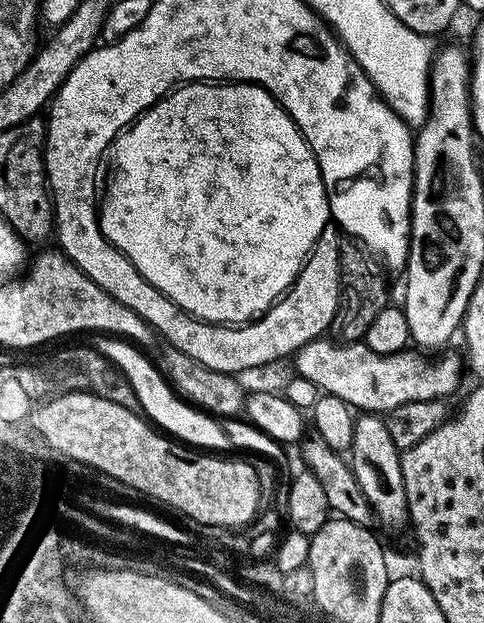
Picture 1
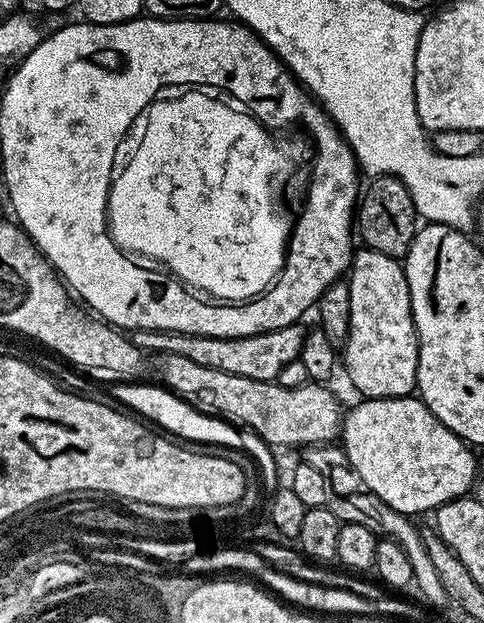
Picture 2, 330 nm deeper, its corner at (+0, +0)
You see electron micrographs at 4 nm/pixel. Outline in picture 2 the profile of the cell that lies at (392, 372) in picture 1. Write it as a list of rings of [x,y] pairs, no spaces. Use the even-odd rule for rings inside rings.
[[[299,323],[282,326],[273,332],[263,332],[242,338],[210,338],[181,332],[155,332],[154,330],[136,330],[131,333],[132,343],[145,353],[163,354],[173,352],[198,362],[198,366],[210,366],[210,370],[222,370],[226,374],[238,374],[242,378],[275,381],[276,375],[286,366],[286,362],[299,360],[302,342],[306,335]]]

